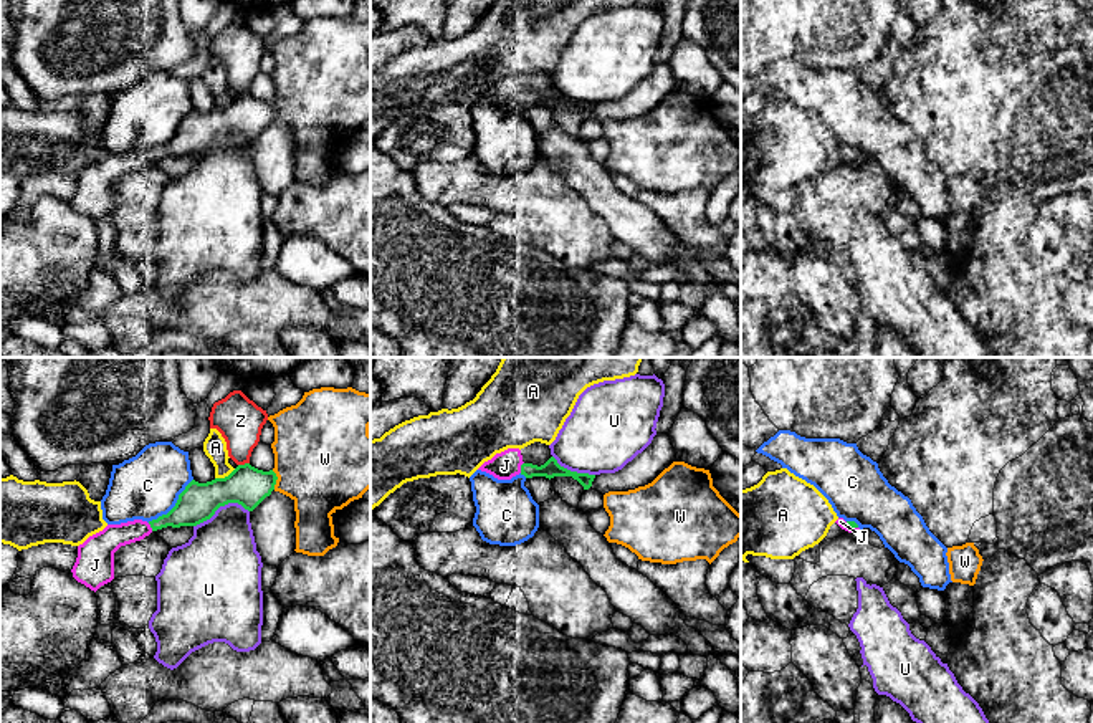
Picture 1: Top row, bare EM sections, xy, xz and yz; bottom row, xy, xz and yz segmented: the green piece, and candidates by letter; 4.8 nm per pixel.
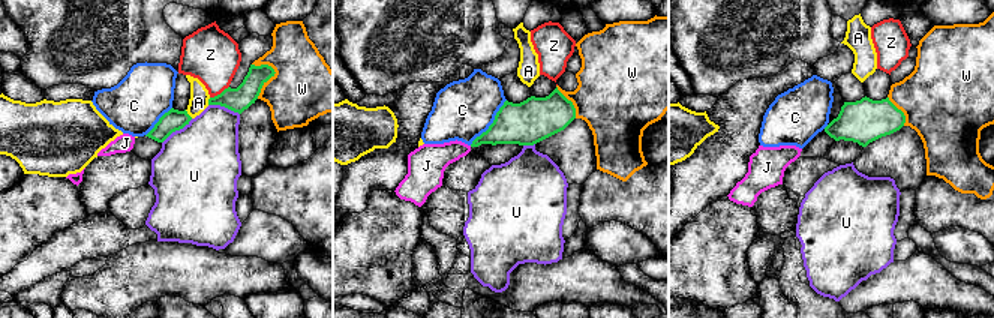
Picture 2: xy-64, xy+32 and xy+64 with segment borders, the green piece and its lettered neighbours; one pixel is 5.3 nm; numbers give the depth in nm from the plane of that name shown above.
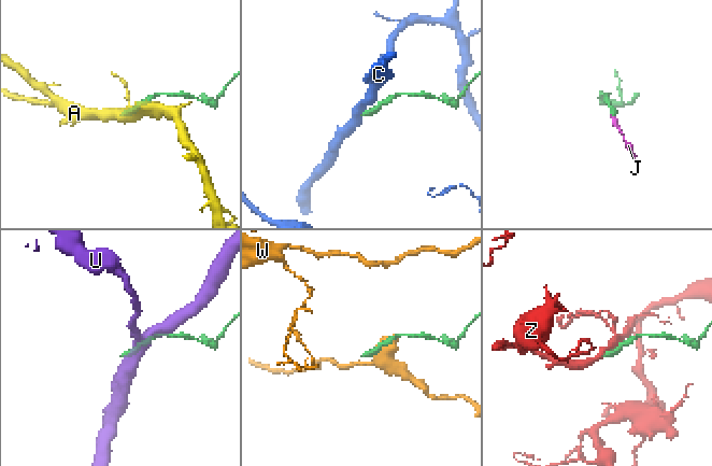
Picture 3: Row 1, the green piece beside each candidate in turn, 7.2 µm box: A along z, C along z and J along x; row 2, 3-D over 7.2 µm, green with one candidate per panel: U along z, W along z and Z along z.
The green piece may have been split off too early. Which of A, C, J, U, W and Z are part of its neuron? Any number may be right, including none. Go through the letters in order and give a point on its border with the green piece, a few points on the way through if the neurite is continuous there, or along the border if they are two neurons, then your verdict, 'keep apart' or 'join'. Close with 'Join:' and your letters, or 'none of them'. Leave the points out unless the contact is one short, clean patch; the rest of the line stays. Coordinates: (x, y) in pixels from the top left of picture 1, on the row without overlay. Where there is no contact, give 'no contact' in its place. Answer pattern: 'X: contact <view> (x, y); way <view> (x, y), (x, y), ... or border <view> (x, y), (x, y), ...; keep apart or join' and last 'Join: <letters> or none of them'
A: contact xy (225, 106); border xy (235, 98), (215, 108); keep apart
C: contact xy (176, 134); border xy (192, 108), (166, 143), (147, 151); keep apart
J: contact xz (521, 96); join
U: contact xy (220, 134); keep apart
W: contact xy (275, 110); keep apart
Z: contact xy (245, 93); border xy (248, 91), (238, 95); keep apart
Join: J

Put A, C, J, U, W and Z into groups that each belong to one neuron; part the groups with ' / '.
A / C / J / U / W / Z

